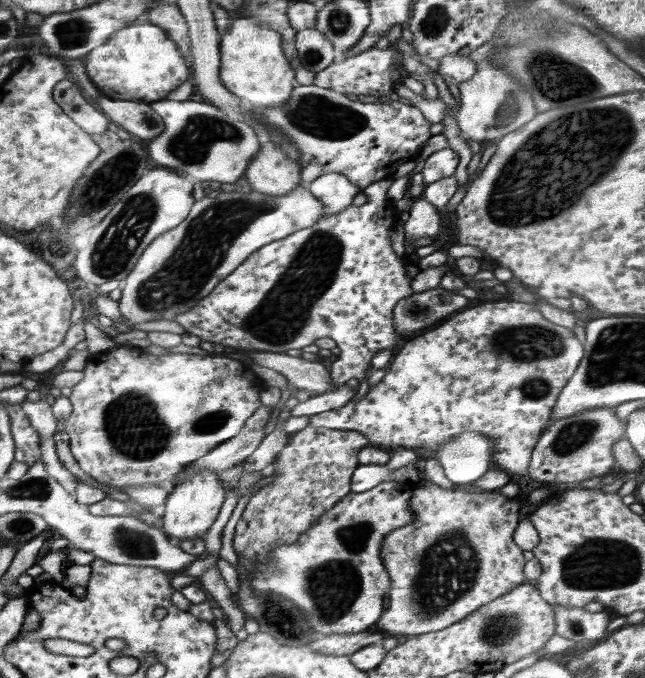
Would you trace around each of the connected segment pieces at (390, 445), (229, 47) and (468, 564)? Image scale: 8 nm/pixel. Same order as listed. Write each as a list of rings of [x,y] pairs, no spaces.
[[[488,302],[488,304],[480,304],[474,308],[466,308],[457,314],[452,315],[441,324],[437,324],[429,329],[429,332],[418,336],[413,340],[409,340],[398,350],[395,360],[390,362],[386,370],[386,375],[378,384],[370,385],[368,393],[357,401],[348,401],[342,408],[321,412],[320,414],[310,415],[308,425],[315,427],[324,427],[334,430],[355,430],[368,439],[368,446],[383,448],[396,451],[401,448],[412,450],[414,448],[425,448],[428,450],[438,450],[442,448],[446,442],[450,442],[452,438],[458,438],[458,434],[465,430],[478,431],[484,434],[490,442],[492,442],[493,460],[491,467],[500,471],[506,471],[508,474],[526,474],[528,473],[529,462],[531,459],[534,446],[538,443],[540,436],[548,425],[552,412],[552,407],[556,404],[560,391],[567,385],[569,379],[578,369],[580,361],[583,357],[583,345],[580,340],[574,336],[572,330],[546,322],[546,318],[542,318],[539,308],[534,304],[526,304],[526,302]]]
[[[238,16],[220,39],[221,83],[236,97],[255,108],[280,106],[290,99],[295,72],[286,60],[279,32],[262,24],[256,17]]]
[[[428,480],[421,481],[409,500],[413,521],[391,530],[383,538],[381,557],[391,586],[387,592],[388,608],[379,615],[373,628],[383,632],[385,637],[399,634],[416,636],[444,630],[525,583],[527,560],[523,550],[513,541],[514,531],[522,518],[519,514],[522,505],[523,501],[518,496],[511,499],[499,490],[473,493],[444,489]]]

